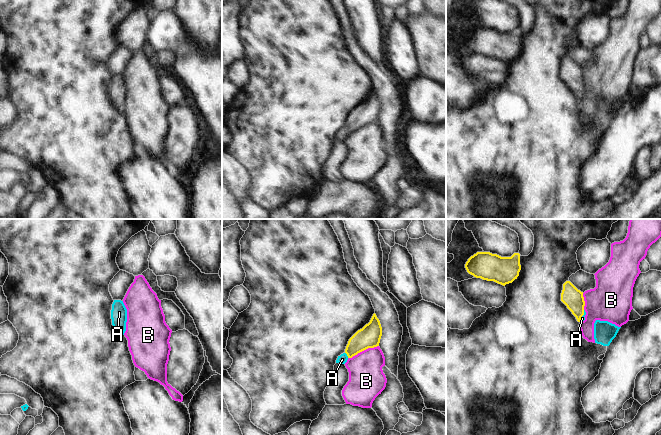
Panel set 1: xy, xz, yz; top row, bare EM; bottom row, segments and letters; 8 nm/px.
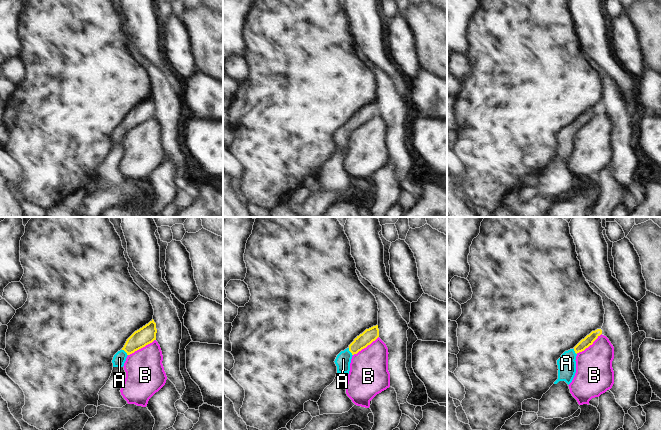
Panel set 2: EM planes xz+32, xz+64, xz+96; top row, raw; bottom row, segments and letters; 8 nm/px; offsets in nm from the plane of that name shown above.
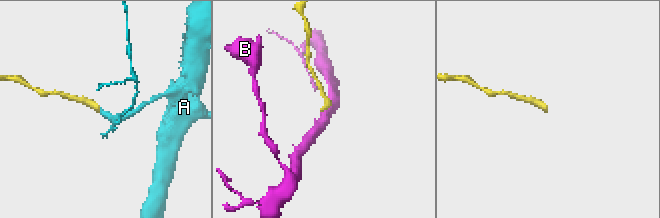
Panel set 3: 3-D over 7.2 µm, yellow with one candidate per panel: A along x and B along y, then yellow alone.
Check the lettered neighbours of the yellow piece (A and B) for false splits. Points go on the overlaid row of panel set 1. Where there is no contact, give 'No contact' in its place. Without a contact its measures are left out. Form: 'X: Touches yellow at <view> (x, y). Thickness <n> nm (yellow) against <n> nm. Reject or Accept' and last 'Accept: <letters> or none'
A: Touches yellow at xz (347, 355). Thickness 180 nm (yellow) against 80 nm. Accept
B: Touches yellow at xz (363, 350). Thickness 180 nm (yellow) against 280 nm. Reject
Accept: A

